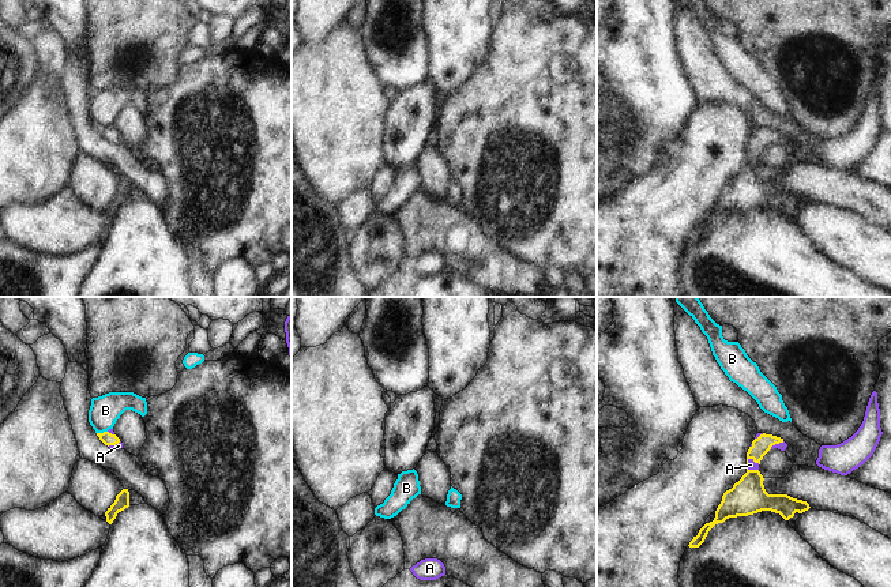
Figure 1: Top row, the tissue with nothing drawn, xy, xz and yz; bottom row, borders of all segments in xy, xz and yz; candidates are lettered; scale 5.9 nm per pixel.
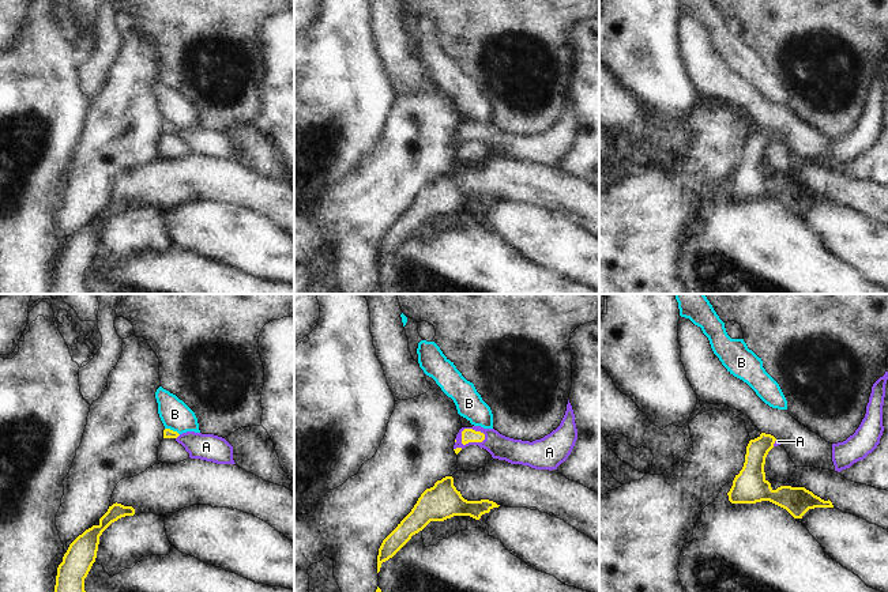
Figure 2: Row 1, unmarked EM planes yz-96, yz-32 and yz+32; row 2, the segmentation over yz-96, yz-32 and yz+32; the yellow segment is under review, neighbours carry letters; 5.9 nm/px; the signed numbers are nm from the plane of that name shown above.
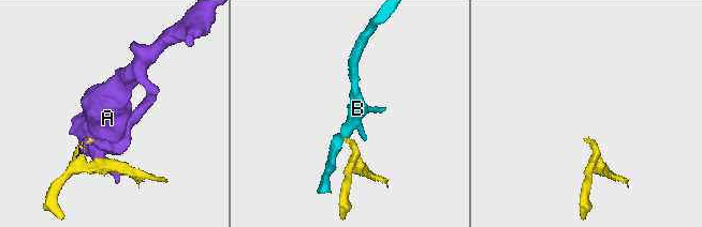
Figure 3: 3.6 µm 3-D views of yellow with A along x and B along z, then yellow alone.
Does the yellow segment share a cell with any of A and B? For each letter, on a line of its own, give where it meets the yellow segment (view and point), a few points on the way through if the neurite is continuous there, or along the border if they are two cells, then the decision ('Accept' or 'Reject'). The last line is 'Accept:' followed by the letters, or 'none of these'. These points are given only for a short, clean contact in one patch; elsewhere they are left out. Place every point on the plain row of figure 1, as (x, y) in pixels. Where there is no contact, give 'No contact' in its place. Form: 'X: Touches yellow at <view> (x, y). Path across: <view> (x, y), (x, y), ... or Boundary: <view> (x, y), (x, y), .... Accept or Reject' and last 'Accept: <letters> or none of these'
A: Touches yellow at yz (747, 162). Path across: yz (748, 191), (747, 162), (751, 160). Accept
B: Touches yellow at xy (101, 128). Boundary: xy (106, 125), (97, 128). Reject
Accept: A

